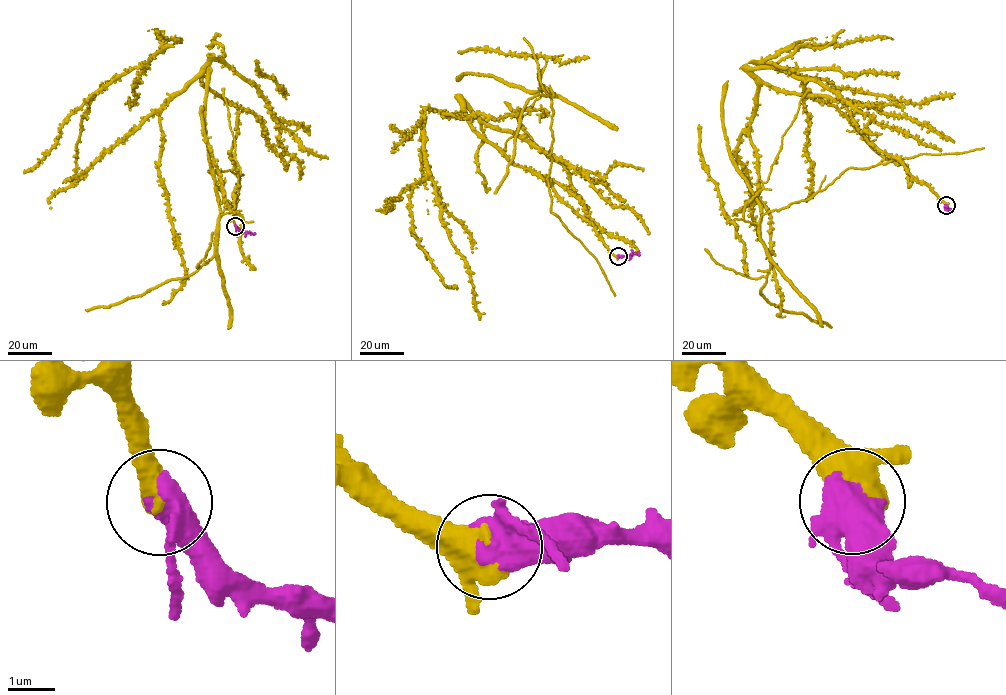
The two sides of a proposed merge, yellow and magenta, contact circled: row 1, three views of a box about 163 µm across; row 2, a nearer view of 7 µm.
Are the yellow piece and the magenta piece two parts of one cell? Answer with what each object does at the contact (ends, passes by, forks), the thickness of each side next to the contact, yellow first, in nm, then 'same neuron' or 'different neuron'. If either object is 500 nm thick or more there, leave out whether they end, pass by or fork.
yellow passes by; magenta forks; calibres 480 and 460 nm; same neuron

